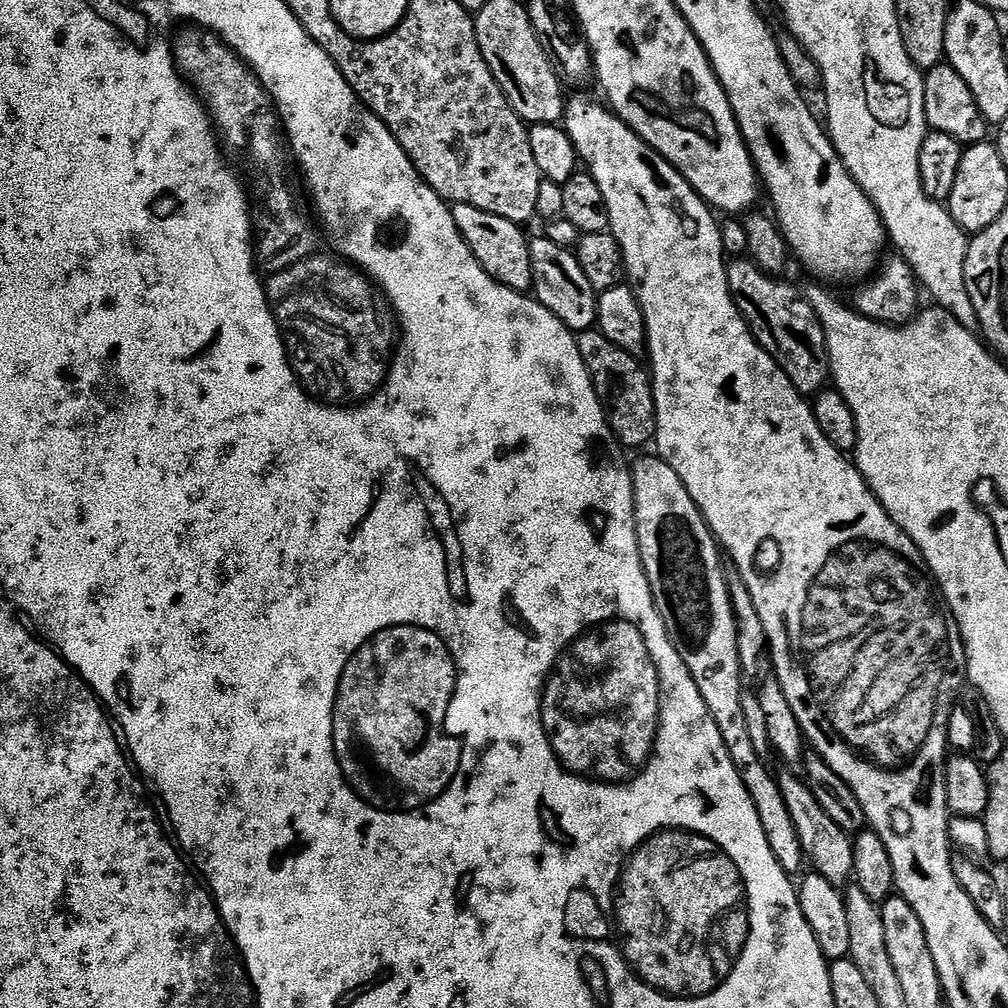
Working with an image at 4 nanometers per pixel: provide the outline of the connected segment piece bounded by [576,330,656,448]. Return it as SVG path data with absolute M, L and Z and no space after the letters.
M599 330L579 333L576 336L576 345L582 354L592 384L596 387L598 398L604 406L613 437L623 447L624 444L628 448L651 445L656 435L656 407L652 397L652 381L645 365Z

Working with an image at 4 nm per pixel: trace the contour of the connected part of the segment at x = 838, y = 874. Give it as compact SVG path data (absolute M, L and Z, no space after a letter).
M796 776L779 777L780 793L784 795L784 801L788 807L790 818L796 827L796 833L800 839L800 847L803 855L812 859L815 871L826 882L830 882L836 889L843 889L853 879L855 866L855 850L853 837L846 833L831 820L830 814L819 804L815 791L803 779Z

